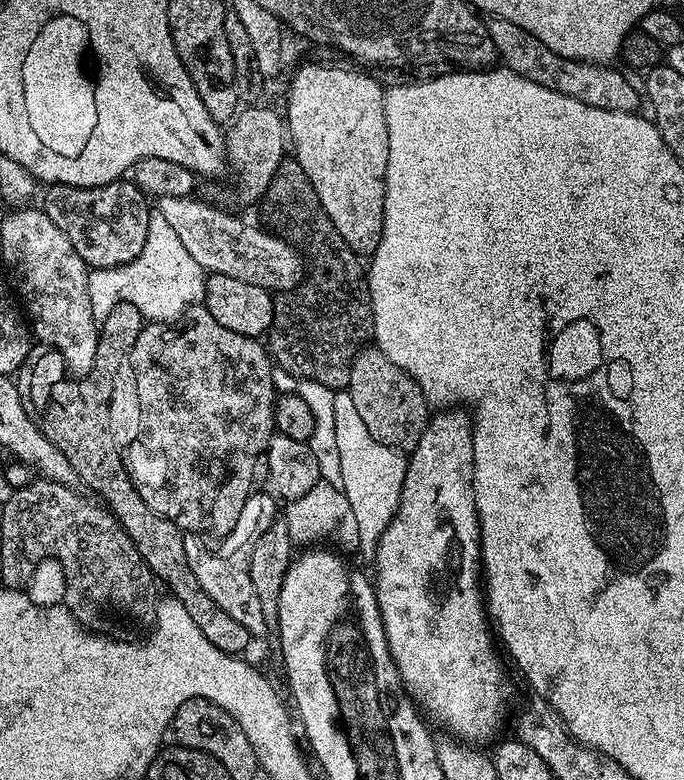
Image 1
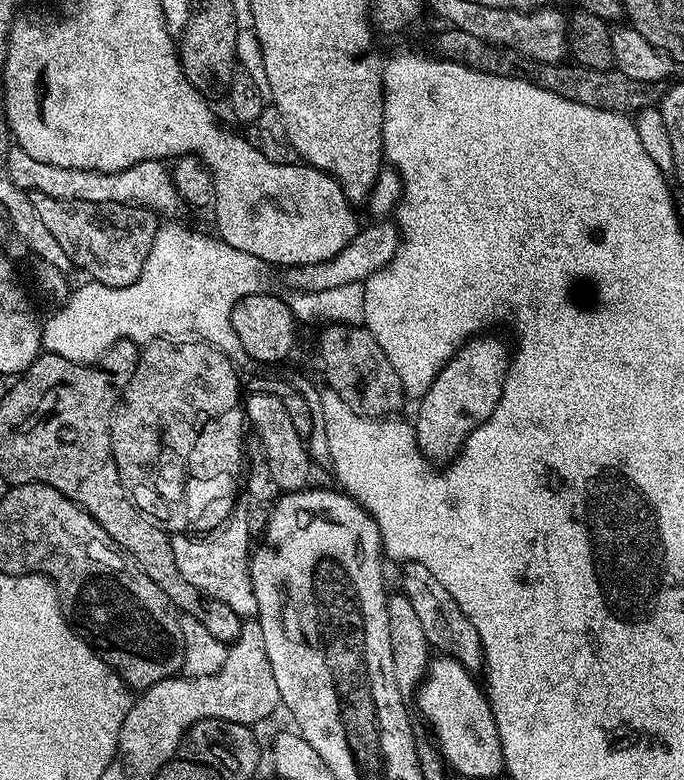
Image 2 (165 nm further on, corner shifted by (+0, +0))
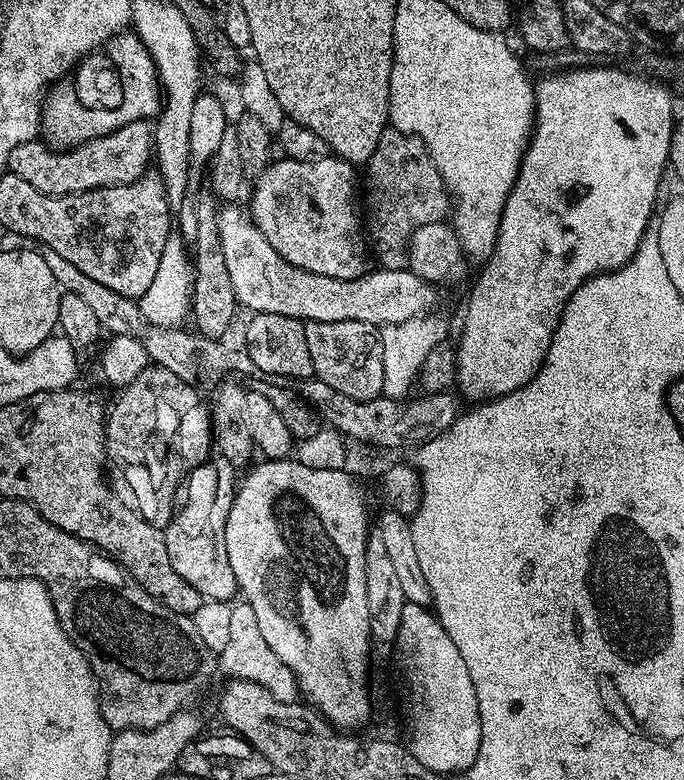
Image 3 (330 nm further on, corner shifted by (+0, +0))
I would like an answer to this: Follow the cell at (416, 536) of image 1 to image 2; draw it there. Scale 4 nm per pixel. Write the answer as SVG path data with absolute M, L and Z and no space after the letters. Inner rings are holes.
M477 334L467 340L451 360L444 363L444 368L434 378L430 390L419 397L420 405L416 408L416 441L429 461L451 461L467 442L469 434L498 406L504 389L504 379L510 363L510 348L503 344L496 334Z

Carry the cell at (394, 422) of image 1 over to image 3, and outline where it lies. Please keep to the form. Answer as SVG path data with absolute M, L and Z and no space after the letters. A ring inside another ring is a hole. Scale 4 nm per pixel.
M314 322L305 323L306 346L310 349L310 362L314 376L332 386L346 398L368 401L384 391L382 374L382 346L377 325L366 322Z

